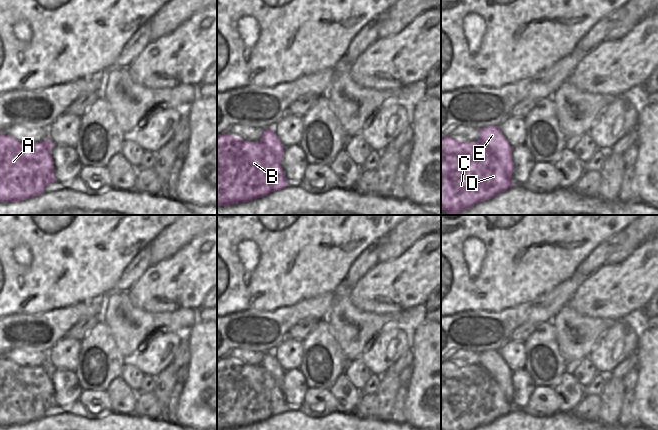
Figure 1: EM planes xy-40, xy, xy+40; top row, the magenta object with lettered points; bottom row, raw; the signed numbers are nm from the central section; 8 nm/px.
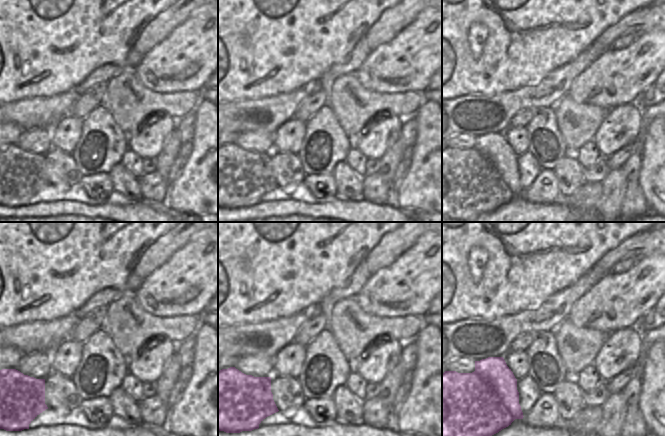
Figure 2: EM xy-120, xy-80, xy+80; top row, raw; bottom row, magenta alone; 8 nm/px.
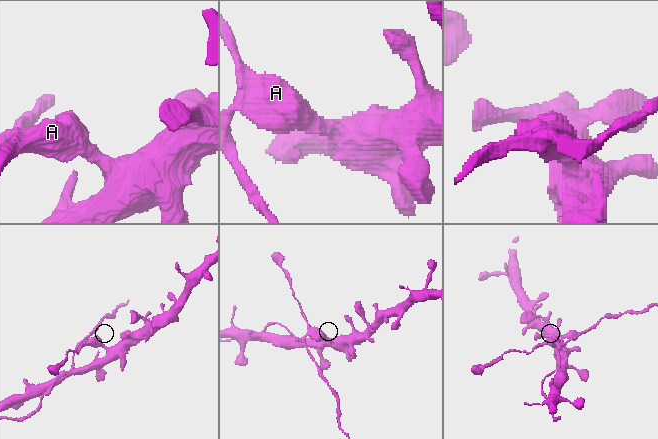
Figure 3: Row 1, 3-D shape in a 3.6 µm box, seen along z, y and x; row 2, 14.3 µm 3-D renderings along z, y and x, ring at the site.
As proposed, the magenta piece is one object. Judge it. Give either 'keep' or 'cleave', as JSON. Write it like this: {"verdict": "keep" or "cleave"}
{"verdict": "cleave"}

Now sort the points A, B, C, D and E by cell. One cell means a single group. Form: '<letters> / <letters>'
A B C D / E

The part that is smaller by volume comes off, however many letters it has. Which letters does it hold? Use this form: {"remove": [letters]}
{"remove": ["A", "B", "C", "D"]}

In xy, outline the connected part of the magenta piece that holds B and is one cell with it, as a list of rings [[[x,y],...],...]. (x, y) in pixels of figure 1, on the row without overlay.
[[[225,357],[217,360],[217,430],[249,426],[287,410],[288,405],[281,389],[264,368],[261,366],[247,366]]]

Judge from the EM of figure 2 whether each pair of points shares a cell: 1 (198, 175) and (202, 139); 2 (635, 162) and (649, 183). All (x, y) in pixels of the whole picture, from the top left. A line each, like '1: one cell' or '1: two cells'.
1: one cell
2: two cells

